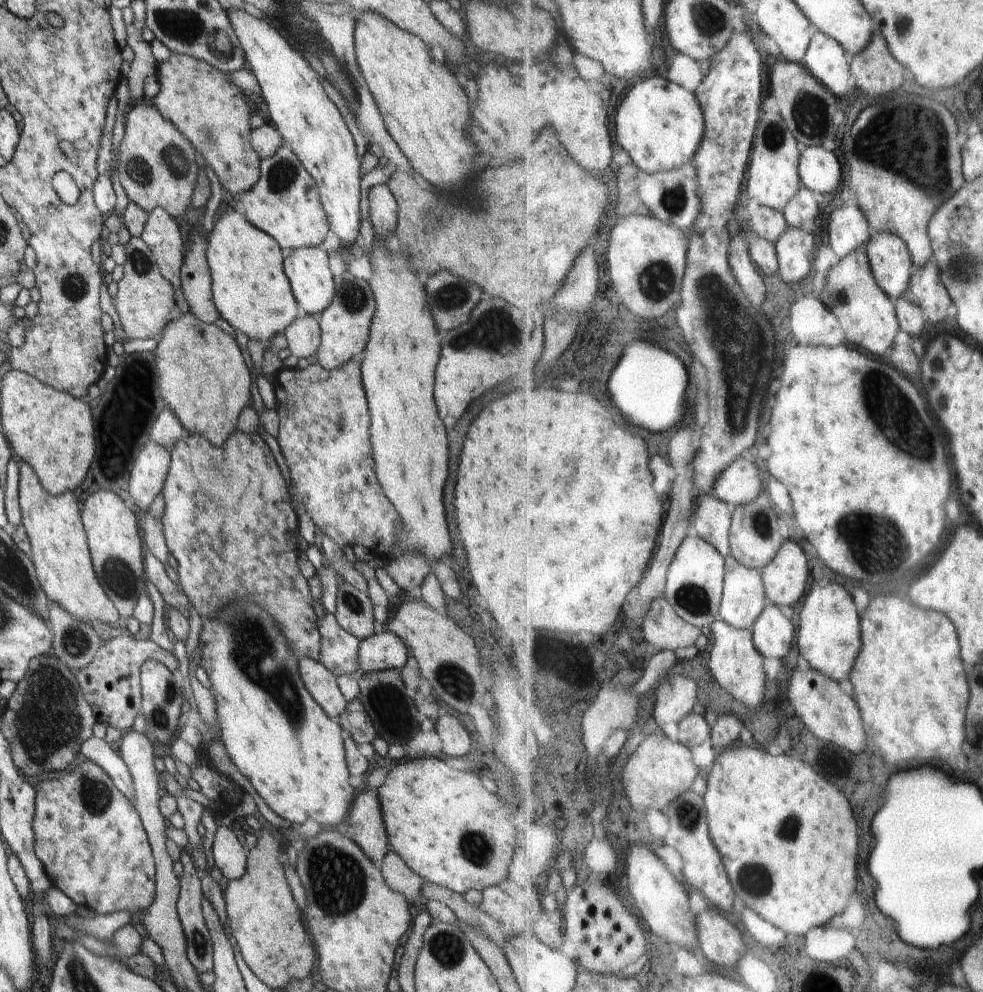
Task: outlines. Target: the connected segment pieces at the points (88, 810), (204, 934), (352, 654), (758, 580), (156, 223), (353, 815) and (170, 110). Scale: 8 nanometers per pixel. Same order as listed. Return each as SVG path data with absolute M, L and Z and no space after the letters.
M86 760L60 778L38 782L35 788L33 819L34 853L43 865L51 886L79 906L87 906L97 915L132 910L139 920L142 908L148 909L155 896L155 861L148 836L135 806L116 788L104 770Z
M183 849L181 862L184 874L179 880L177 914L186 940L188 961L199 975L213 969L213 945L201 910L200 873L188 849Z
M328 612L322 620L317 620L317 626L321 639L319 662L336 677L357 676L361 640L342 628Z
M734 555L728 556L721 618L736 628L753 629L768 602L763 571L744 566Z
M157 207L147 214L147 222L139 237L153 253L159 272L175 289L175 302L181 315L189 312L189 305L181 292L181 267L185 245L176 222L168 212Z
M356 793L347 816L347 838L350 838L374 864L389 852L381 807L376 794Z
M172 53L168 62L159 64L156 76L159 78L160 88L158 95L151 100L155 108L176 126L196 151L200 152L216 173L223 190L229 191L232 195L248 193L260 179L261 159L250 143L252 129L249 124L249 108L246 102L248 98L244 95L245 92L232 85L226 73L220 73L220 70L206 62L177 53Z

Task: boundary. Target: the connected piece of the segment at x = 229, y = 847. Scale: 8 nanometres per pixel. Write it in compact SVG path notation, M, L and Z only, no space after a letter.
M218 827L212 846L214 864L228 879L240 879L247 868L248 850L241 844L241 836L231 828Z

